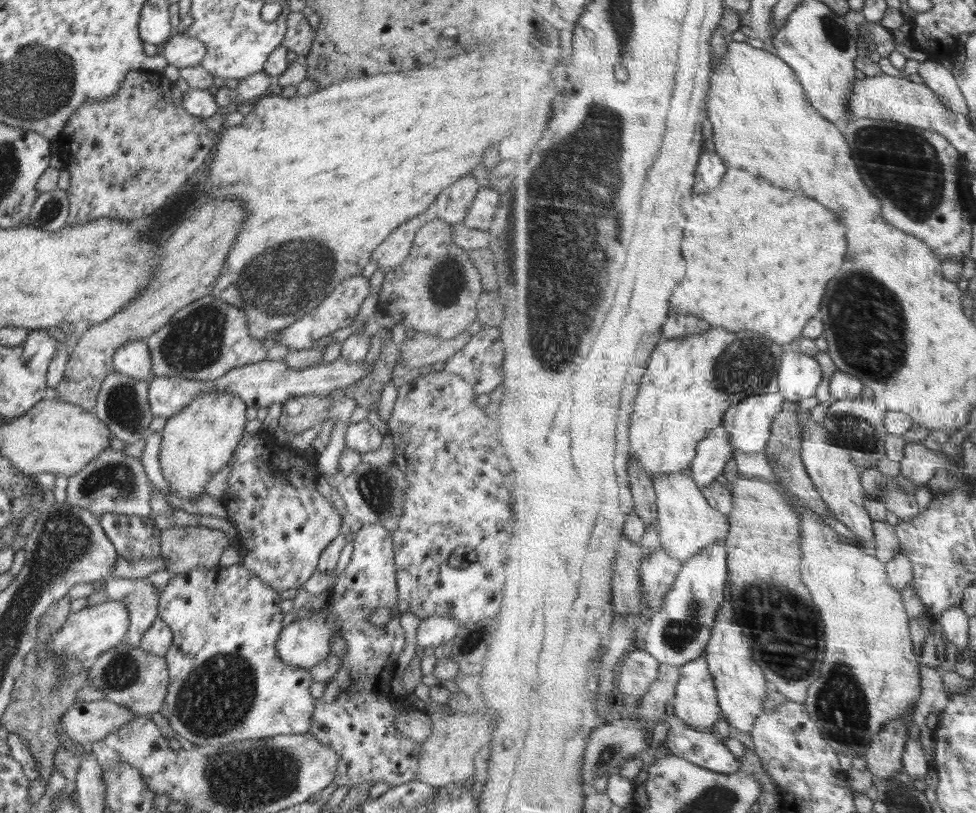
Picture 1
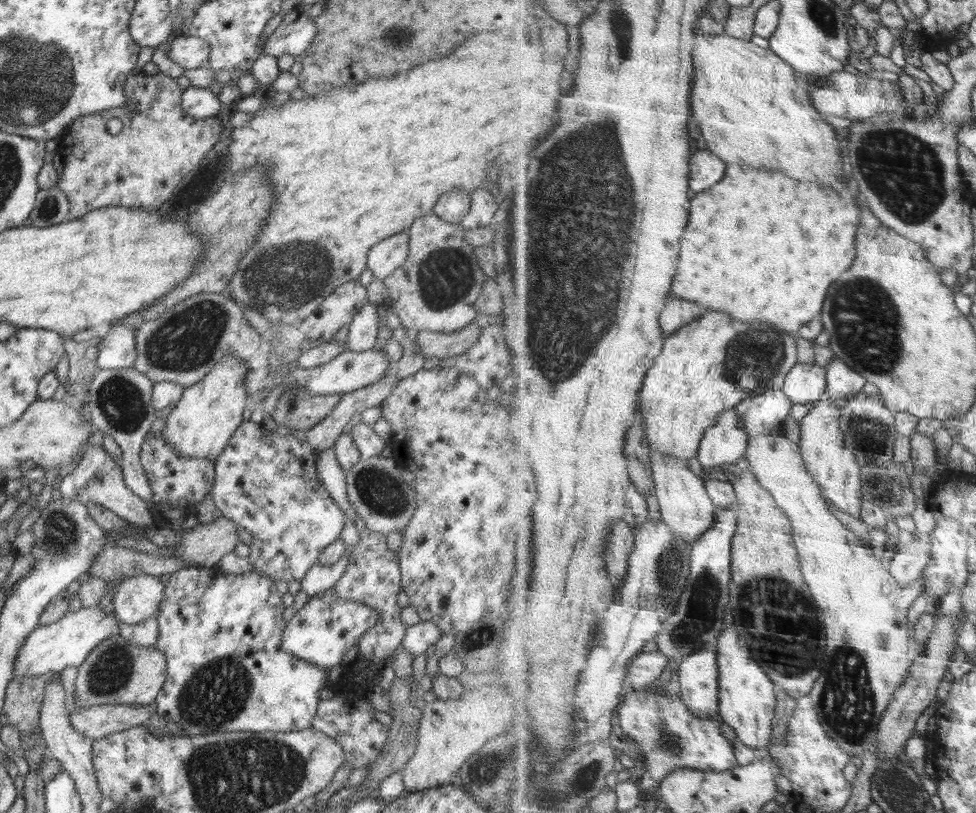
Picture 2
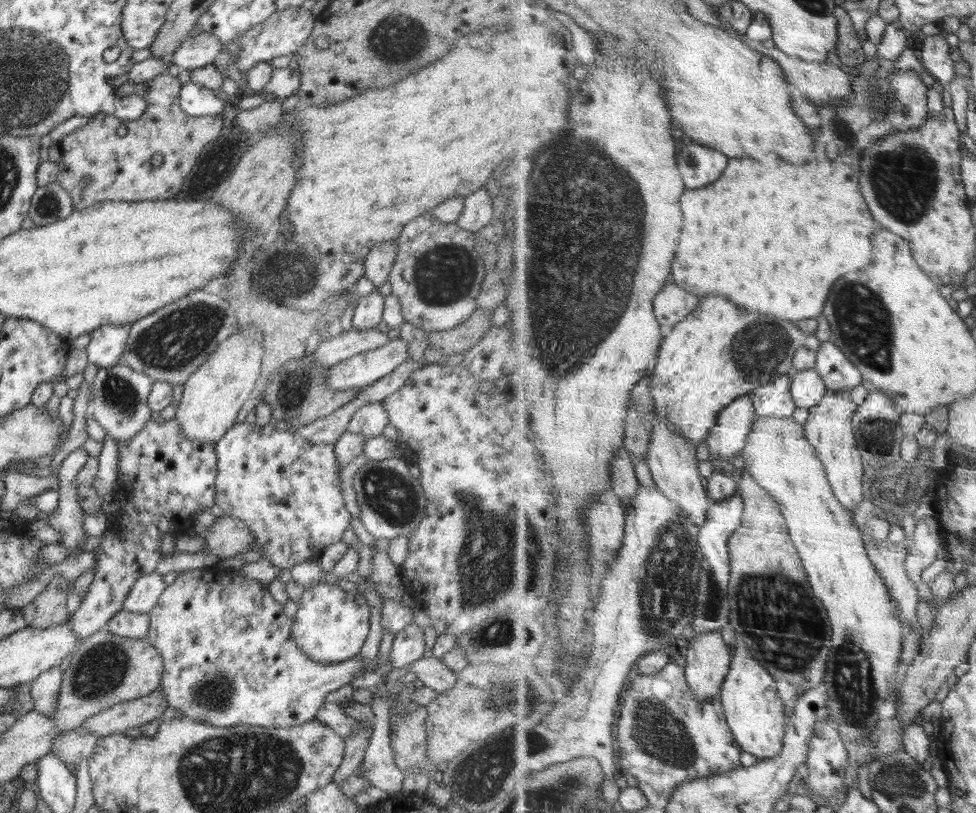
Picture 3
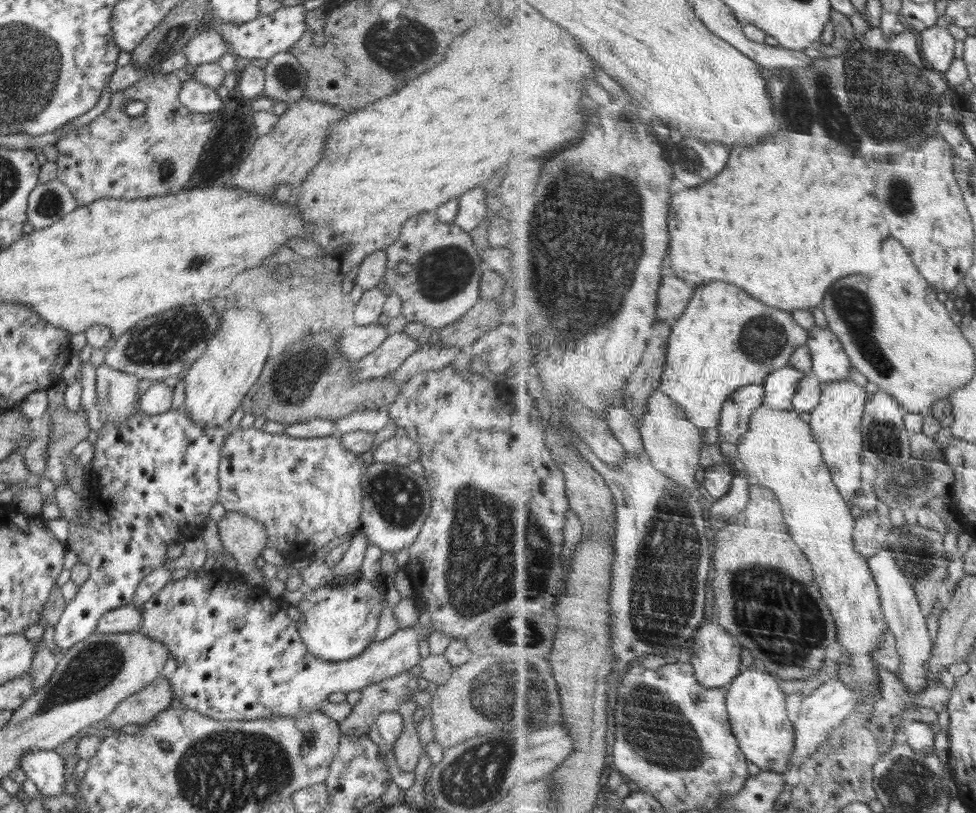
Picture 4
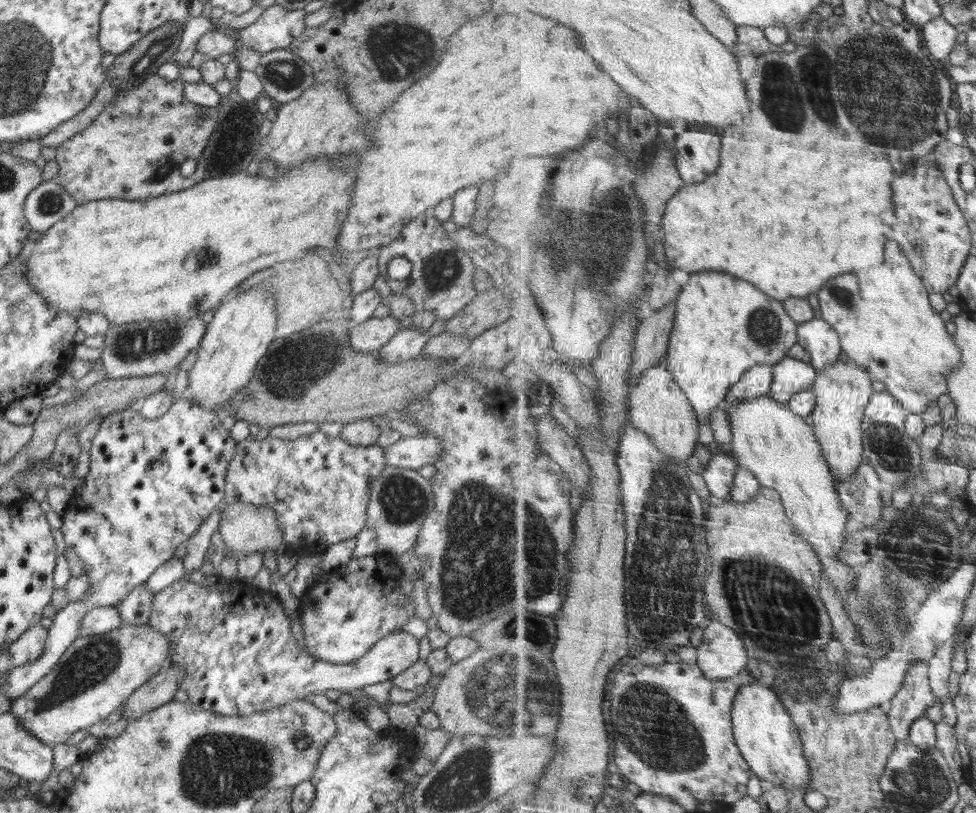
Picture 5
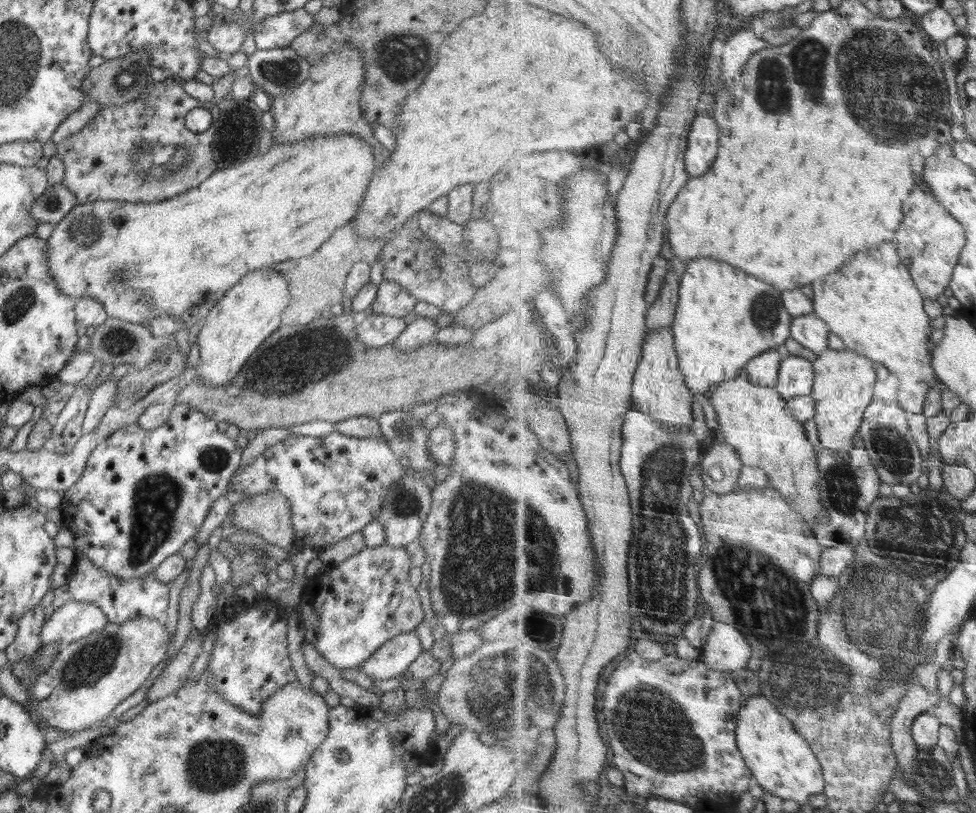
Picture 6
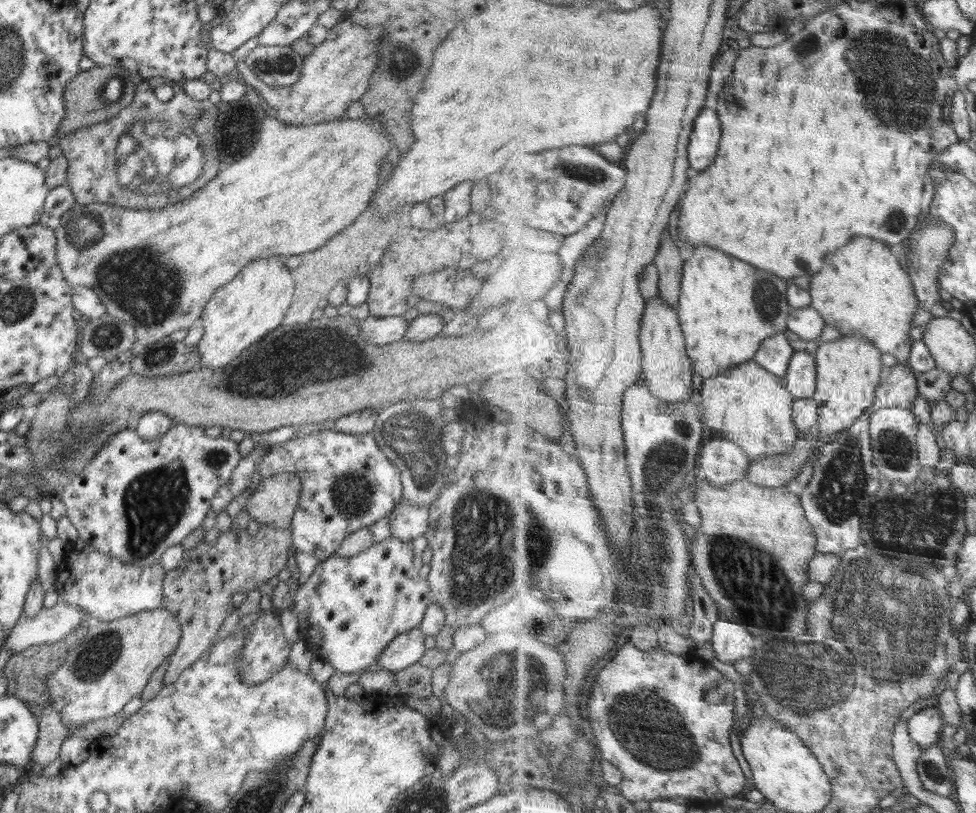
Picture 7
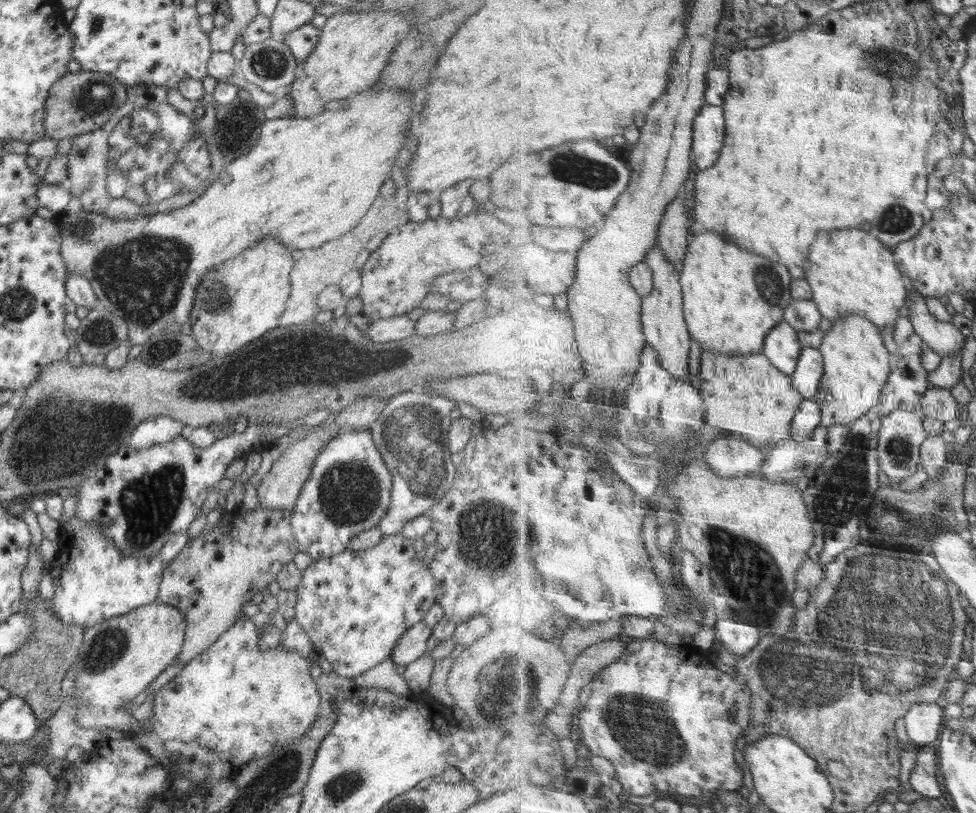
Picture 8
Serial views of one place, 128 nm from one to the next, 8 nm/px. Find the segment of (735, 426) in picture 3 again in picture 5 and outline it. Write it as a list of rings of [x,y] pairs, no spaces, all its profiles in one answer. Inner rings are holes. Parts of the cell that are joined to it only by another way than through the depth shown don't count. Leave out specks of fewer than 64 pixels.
[[[759,365],[735,384],[728,393],[727,399],[721,404],[721,409],[728,413],[730,408],[742,402],[750,402],[752,398],[762,398],[770,395],[774,384],[775,370],[771,365]]]

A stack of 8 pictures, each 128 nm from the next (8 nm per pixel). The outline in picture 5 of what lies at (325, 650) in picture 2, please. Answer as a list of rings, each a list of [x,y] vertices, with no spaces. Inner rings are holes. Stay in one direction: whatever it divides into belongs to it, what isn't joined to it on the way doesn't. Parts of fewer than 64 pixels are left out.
[[[380,552],[362,559],[352,558],[346,567],[324,572],[304,594],[298,613],[302,622],[304,644],[308,646],[309,653],[332,664],[351,663],[362,658],[376,641],[400,631],[404,622],[415,617],[412,600],[402,594],[399,588],[402,577],[396,559]]]

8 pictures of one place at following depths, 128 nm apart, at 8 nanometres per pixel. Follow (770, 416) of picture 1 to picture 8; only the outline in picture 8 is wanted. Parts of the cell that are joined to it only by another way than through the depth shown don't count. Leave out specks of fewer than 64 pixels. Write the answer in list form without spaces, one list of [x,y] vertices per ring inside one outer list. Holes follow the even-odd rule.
[[[805,347],[798,368],[792,375],[797,389],[807,399],[814,398],[819,393],[825,374],[825,357],[822,351],[818,348]]]

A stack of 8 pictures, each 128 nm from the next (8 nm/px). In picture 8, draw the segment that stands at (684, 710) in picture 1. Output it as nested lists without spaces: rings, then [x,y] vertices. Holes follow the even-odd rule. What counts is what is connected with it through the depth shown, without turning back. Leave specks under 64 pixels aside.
[[[732,610],[724,613],[718,620],[716,630],[718,630],[717,639],[723,647],[736,656],[752,653],[760,644],[760,628],[744,619],[739,619]]]

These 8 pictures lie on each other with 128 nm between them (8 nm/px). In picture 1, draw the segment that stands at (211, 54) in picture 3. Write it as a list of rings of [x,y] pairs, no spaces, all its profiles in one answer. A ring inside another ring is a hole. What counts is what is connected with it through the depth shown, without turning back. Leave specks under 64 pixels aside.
[[[182,33],[172,34],[165,42],[165,50],[161,52],[167,64],[177,66],[179,70],[200,65],[205,54],[206,48],[202,42]]]

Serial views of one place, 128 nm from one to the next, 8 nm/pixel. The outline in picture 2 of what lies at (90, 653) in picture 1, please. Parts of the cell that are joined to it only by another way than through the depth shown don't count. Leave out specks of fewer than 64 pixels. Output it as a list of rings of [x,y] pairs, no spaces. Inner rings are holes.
[[[98,605],[82,607],[78,612],[70,612],[49,626],[38,626],[26,638],[24,646],[18,650],[18,658],[14,662],[14,677],[40,676],[50,671],[62,671],[66,666],[80,666],[90,650],[116,634],[119,620],[115,611],[107,614]]]

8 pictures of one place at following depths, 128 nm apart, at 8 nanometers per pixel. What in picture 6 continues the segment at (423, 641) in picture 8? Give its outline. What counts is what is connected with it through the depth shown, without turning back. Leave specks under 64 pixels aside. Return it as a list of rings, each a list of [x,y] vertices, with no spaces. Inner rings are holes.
[[[414,631],[394,636],[380,645],[357,668],[360,668],[373,681],[401,676],[423,650],[420,642]]]

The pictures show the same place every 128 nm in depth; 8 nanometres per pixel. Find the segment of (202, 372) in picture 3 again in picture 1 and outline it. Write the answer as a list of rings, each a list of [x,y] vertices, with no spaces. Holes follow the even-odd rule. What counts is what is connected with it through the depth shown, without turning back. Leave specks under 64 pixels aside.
[[[202,392],[180,412],[166,421],[161,432],[160,466],[174,499],[195,501],[206,492],[206,484],[225,468],[234,454],[244,428],[246,404],[236,394]]]

